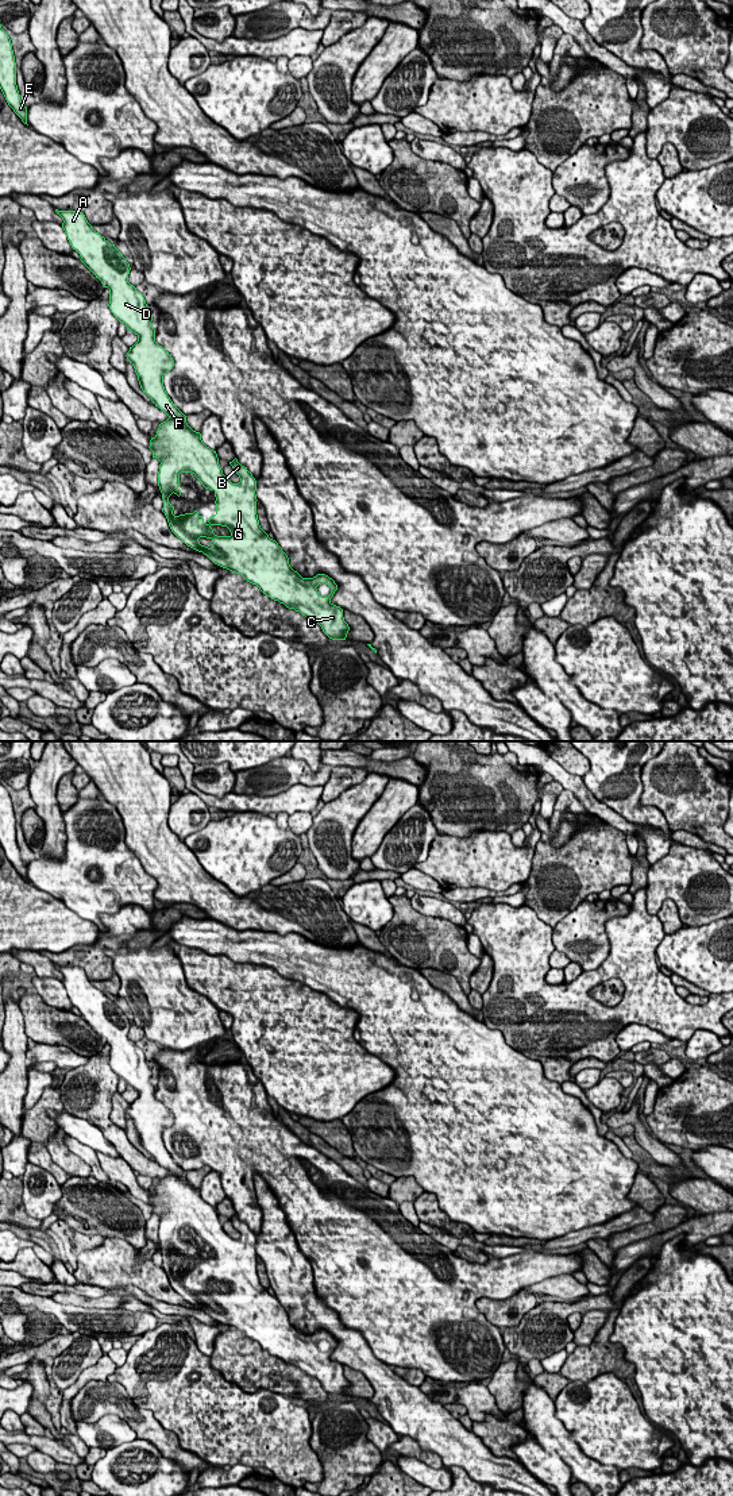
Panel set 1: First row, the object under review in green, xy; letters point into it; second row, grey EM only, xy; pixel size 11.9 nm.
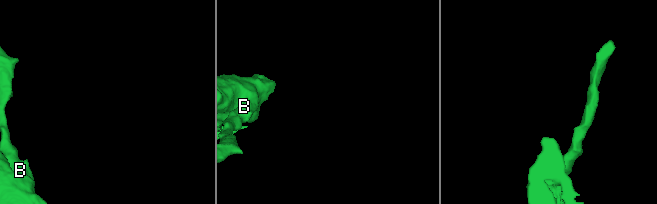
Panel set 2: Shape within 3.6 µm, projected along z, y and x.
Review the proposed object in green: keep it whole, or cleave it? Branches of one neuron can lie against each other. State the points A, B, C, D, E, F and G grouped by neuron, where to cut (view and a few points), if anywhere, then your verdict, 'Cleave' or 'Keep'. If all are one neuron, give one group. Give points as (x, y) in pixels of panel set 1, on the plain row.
Groups: A B C D E F G. No split. Keep

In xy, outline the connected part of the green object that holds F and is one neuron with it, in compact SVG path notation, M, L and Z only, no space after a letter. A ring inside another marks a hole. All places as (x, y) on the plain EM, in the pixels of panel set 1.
M55 968L62 973L62 984L80 1017L109 1045L111 1068L138 1092L126 1113L135 1125L140 1145L169 1172L159 1180L148 1204L161 1218L158 1242L171 1288L215 1320L242 1331L271 1356L317 1379L329 1395L346 1396L350 1383L343 1365L331 1358L337 1346L335 1337L325 1330L302 1334L290 1323L288 1311L259 1281L252 1230L235 1214L229 1221L240 1238L232 1239L223 1230L216 1207L202 1199L201 1190L188 1181L186 1172L167 1152L163 1131L173 1125L174 1117L155 1098L151 1065L128 1038L131 1023L127 1015L92 984L82 968ZM181 1229L192 1229L205 1245L215 1248L216 1271L207 1280L197 1266L173 1271L169 1253L173 1249L181 1252ZM212 1281L227 1283L231 1291L217 1292ZM321 1339L331 1343L328 1353L319 1350L316 1343Z

